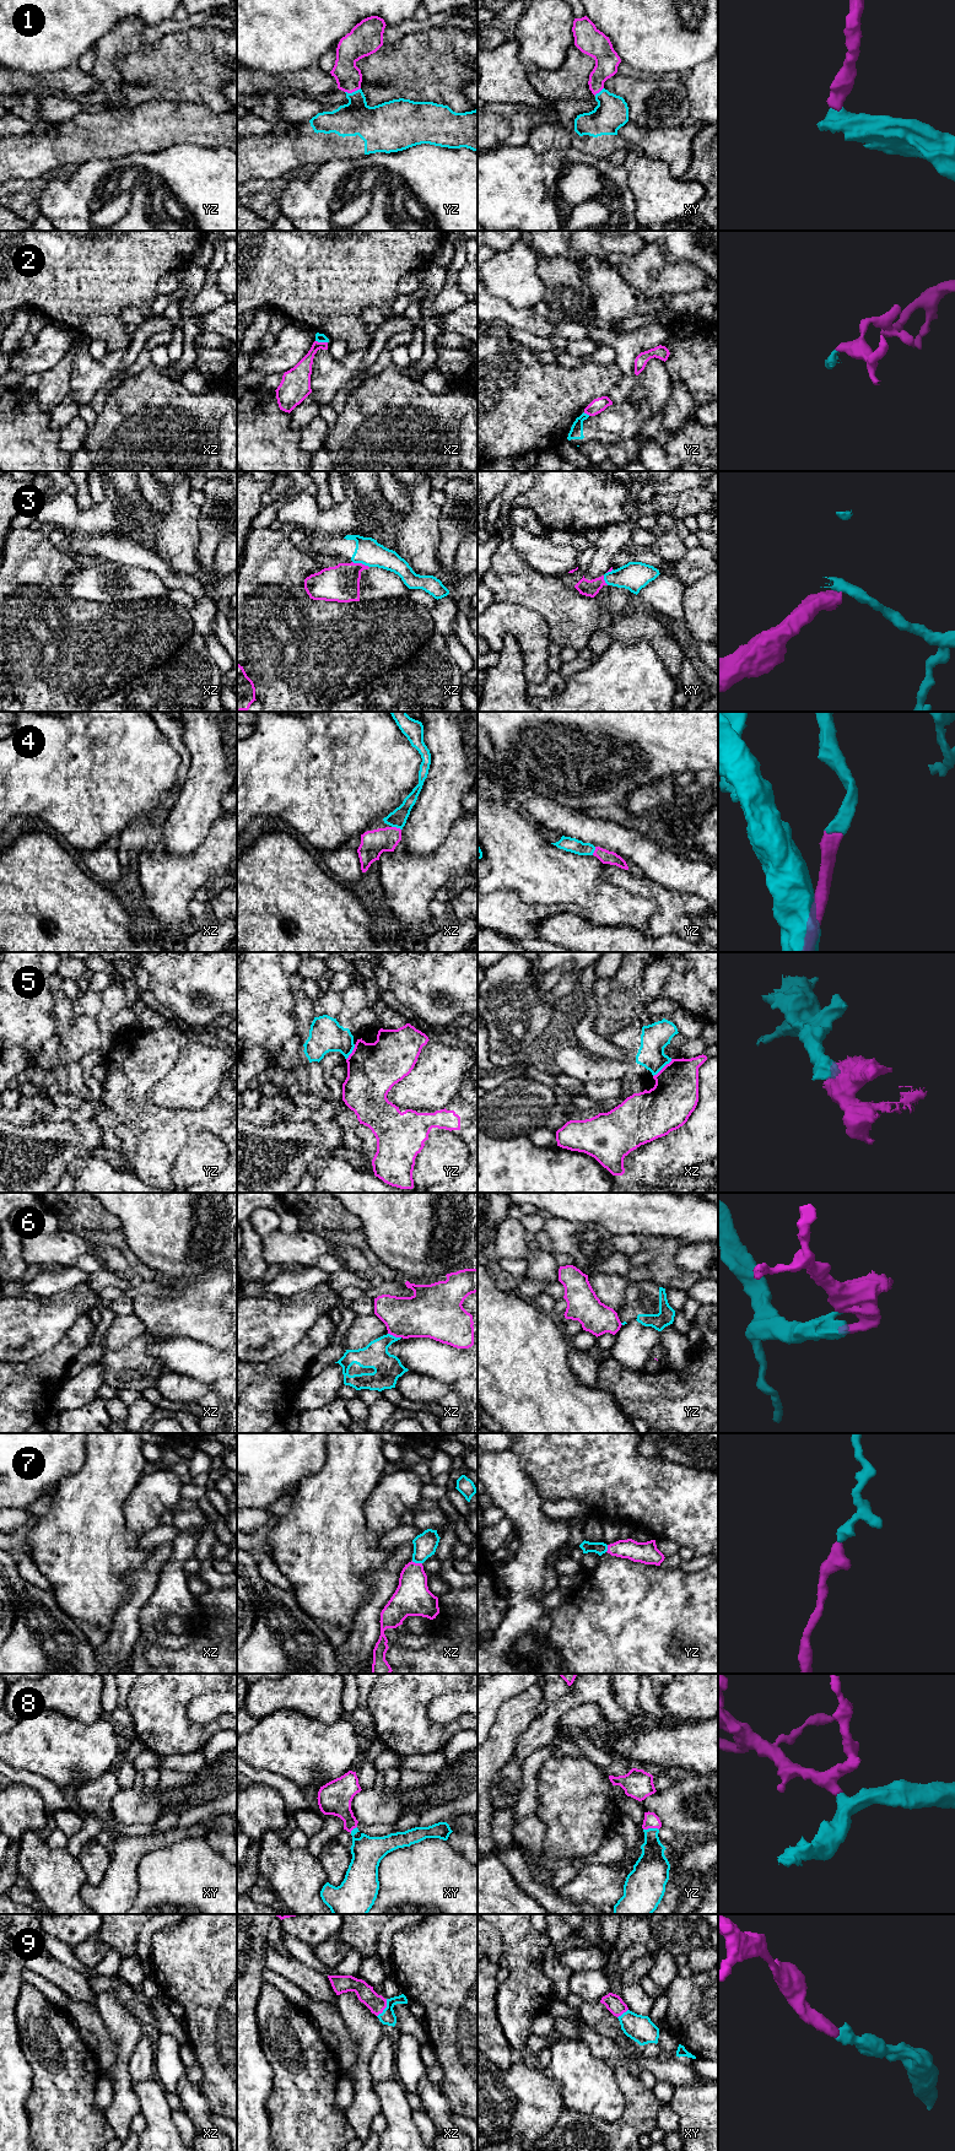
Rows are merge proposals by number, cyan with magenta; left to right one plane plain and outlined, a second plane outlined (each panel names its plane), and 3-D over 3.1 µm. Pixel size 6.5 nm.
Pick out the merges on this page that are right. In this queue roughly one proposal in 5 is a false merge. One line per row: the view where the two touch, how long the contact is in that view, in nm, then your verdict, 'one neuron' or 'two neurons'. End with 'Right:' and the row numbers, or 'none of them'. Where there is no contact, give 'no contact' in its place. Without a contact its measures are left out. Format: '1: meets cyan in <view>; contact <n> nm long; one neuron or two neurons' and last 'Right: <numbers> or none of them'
1: meets cyan in yz; contact 110 nm long; one neuron
2: meets cyan in xz; contact 80 nm long; two neurons
3: meets cyan in xz; contact 120 nm long; two neurons
4: meets cyan in xz; contact 70 nm long; one neuron
5: meets cyan in xz; contact 170 nm long; two neurons
6: meets cyan in xz; contact 90 nm long; two neurons
7: meets cyan in xz; contact 70 nm long; one neuron
8: meets cyan in yz; contact 100 nm long; one neuron
9: meets cyan in xz; contact 140 nm long; one neuron
Right: 1, 4, 7, 8, 9

